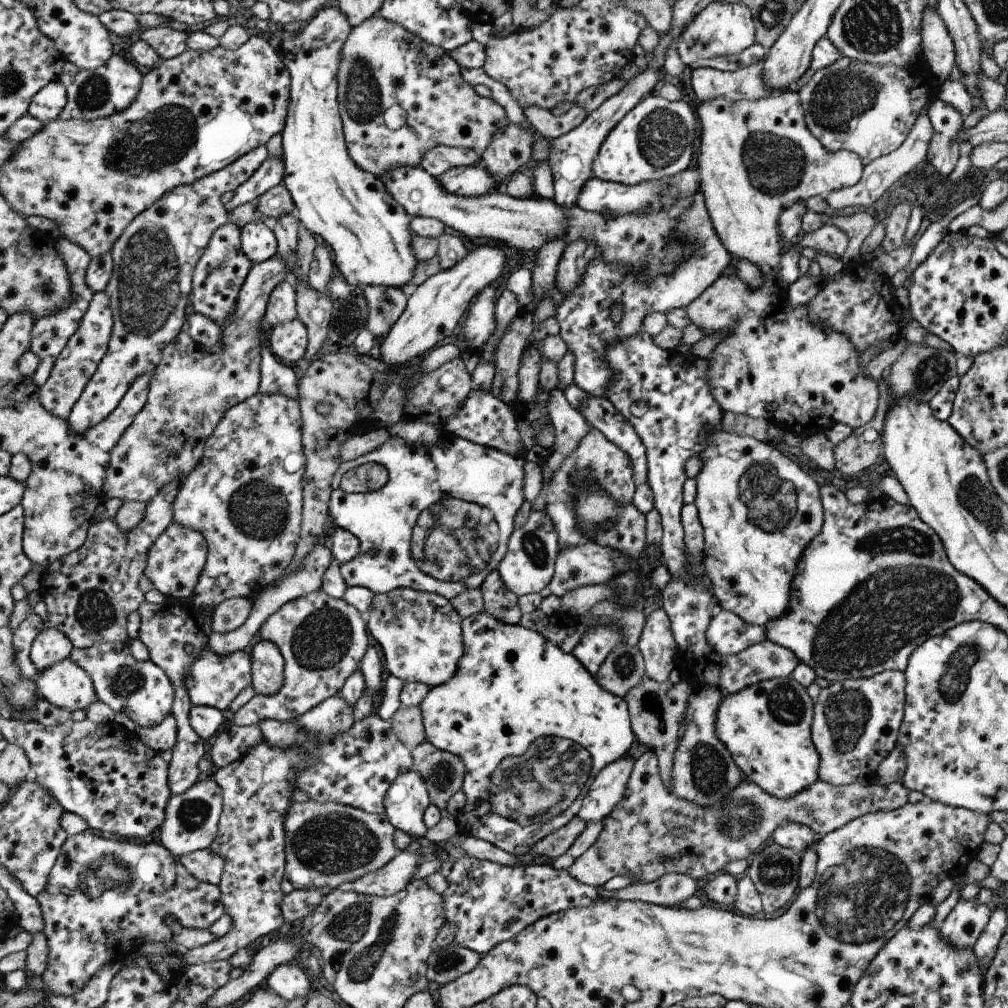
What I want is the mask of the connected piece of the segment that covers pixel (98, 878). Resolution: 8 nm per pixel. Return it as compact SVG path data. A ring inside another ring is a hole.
M93 830L69 836L51 871L47 888L36 899L43 911L42 931L48 935L51 946L49 966L42 974L44 986L55 995L66 997L81 992L106 963L123 964L146 944L171 943L173 930L167 924L169 916L188 929L210 929L227 910L220 886L196 880L163 843L121 842Z

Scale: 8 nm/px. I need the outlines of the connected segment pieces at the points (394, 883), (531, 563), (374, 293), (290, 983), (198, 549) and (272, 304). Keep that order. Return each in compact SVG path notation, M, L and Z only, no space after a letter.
M398 851L381 868L368 872L343 887L365 896L386 897L399 892L410 880L417 865L423 862L419 855Z
M532 510L525 524L521 528L514 528L509 535L505 554L496 568L505 588L520 597L538 593L548 586L559 549L557 539L555 529L545 512Z
M360 286L368 308L365 328L375 337L384 336L406 305L405 294L393 287Z
M298 962L278 964L267 975L264 985L285 1001L305 997L307 989L311 987L303 966Z
M173 521L149 549L144 574L167 598L191 599L207 564L208 554L209 545L202 532Z
M283 280L272 290L268 308L264 314L267 327L289 322L296 318L294 288L289 280Z

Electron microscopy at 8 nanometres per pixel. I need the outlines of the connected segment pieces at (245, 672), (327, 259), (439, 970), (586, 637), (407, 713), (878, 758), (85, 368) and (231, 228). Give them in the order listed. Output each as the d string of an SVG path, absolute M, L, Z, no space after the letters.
M205 646L200 657L193 661L192 669L188 674L188 691L195 707L212 706L227 710L231 702L249 686L253 687L252 677L252 655L251 653L240 650L228 655L220 655L213 649Z
M318 241L313 249L313 260L308 270L306 282L311 289L329 296L328 284L334 273L335 268L332 253L325 244Z
M453 942L443 948L433 946L431 954L429 954L426 960L426 977L432 986L447 984L458 976L468 973L472 968L475 968L479 959L480 955L476 952L465 947L460 947Z
M598 623L588 627L571 654L595 678L603 659L617 646L617 643L623 643L620 631L614 627L605 627Z
M400 706L393 713L393 716L390 716L389 722L399 742L409 750L425 740L422 714L419 706Z
M885 669L869 678L832 682L820 689L810 724L810 737L820 760L816 770L819 779L833 786L875 784L877 767L896 744L904 711L904 684L905 675L901 671Z
M105 291L95 293L88 312L85 313L84 320L80 322L80 328L77 329L64 352L57 359L52 370L52 377L40 387L40 399L47 410L62 419L69 418L73 407L80 400L89 381L98 371L100 362L104 360L104 356L108 353L115 324L116 318L112 309L112 298Z
M231 222L221 226L212 236L208 249L196 266L190 312L205 315L225 327L237 308L241 289L254 265L242 247L242 228Z

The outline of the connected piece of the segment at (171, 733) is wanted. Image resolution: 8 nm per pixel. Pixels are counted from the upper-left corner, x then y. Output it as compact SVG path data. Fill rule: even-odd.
M171 714L161 724L154 727L138 726L137 738L157 752L173 750L178 741L178 722Z

